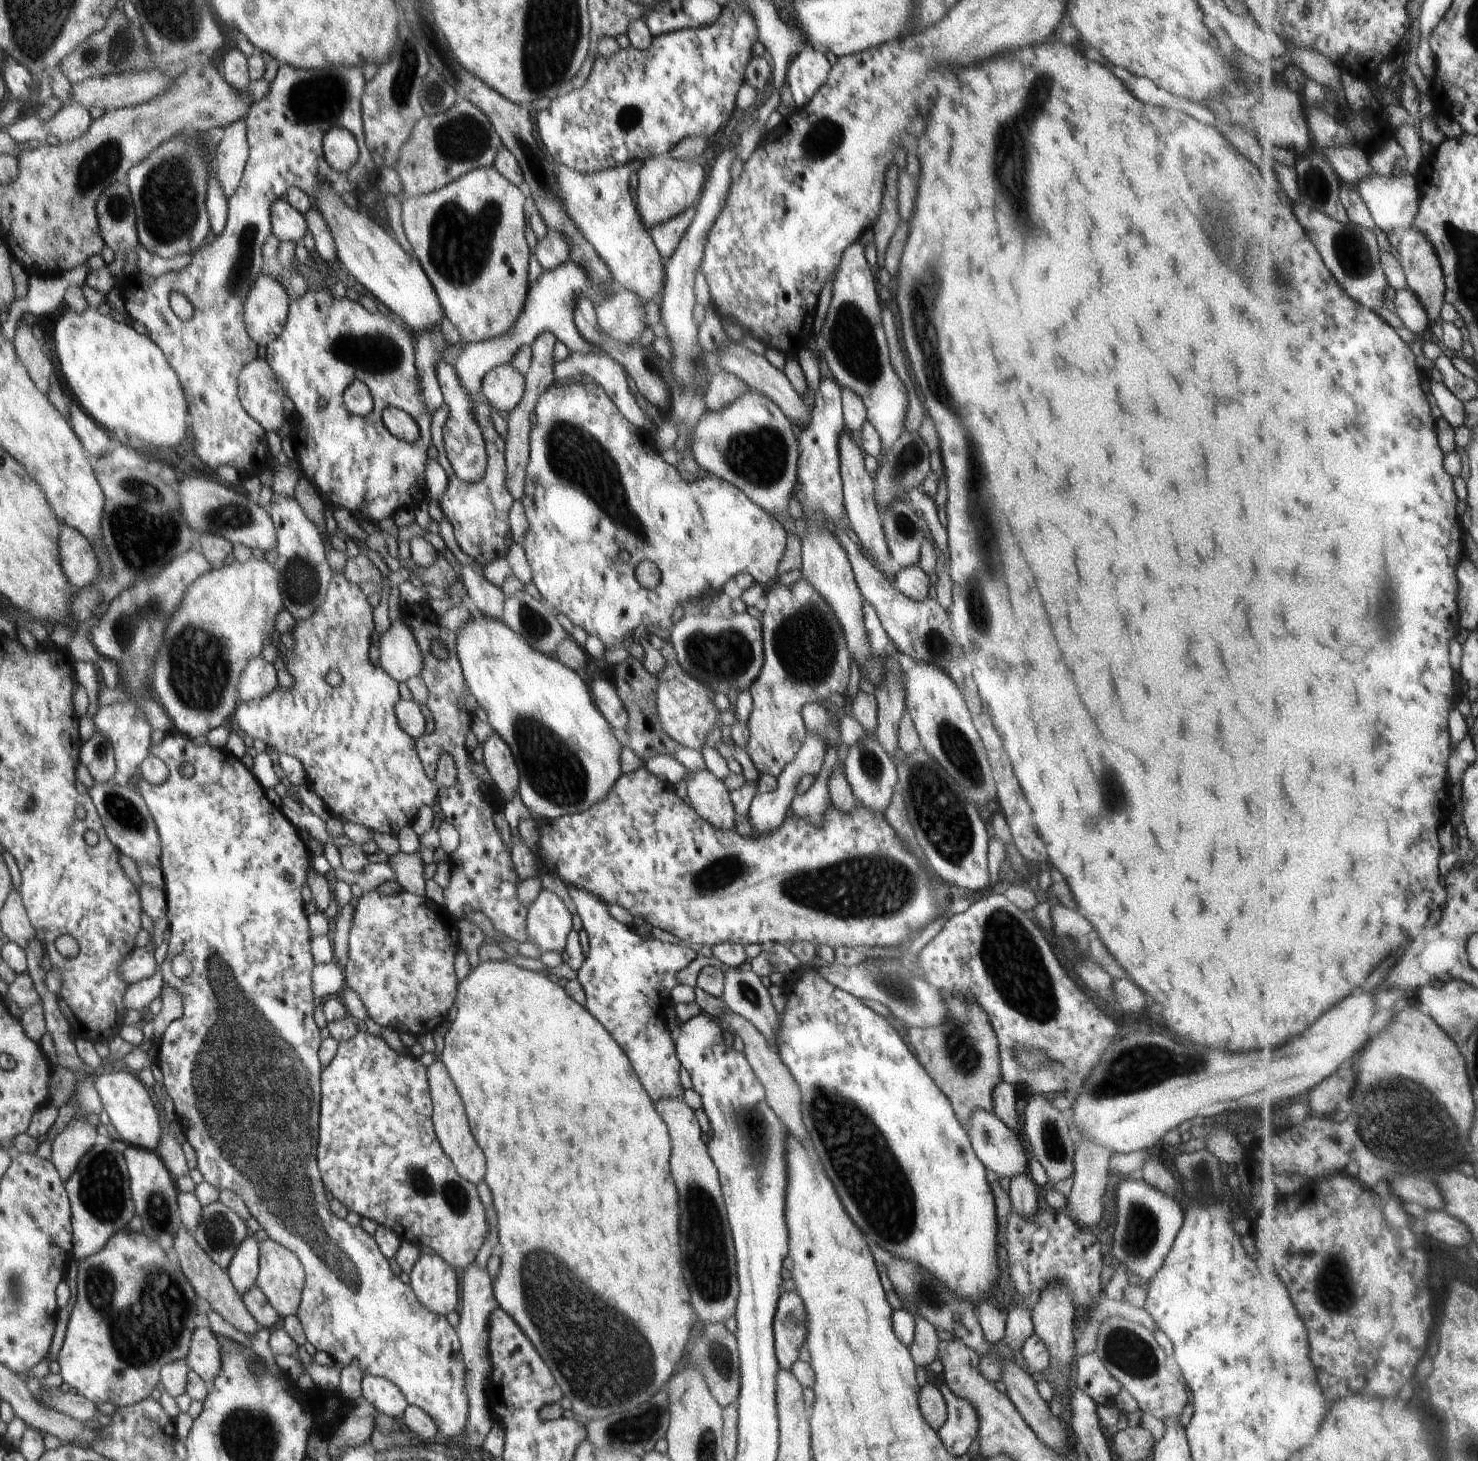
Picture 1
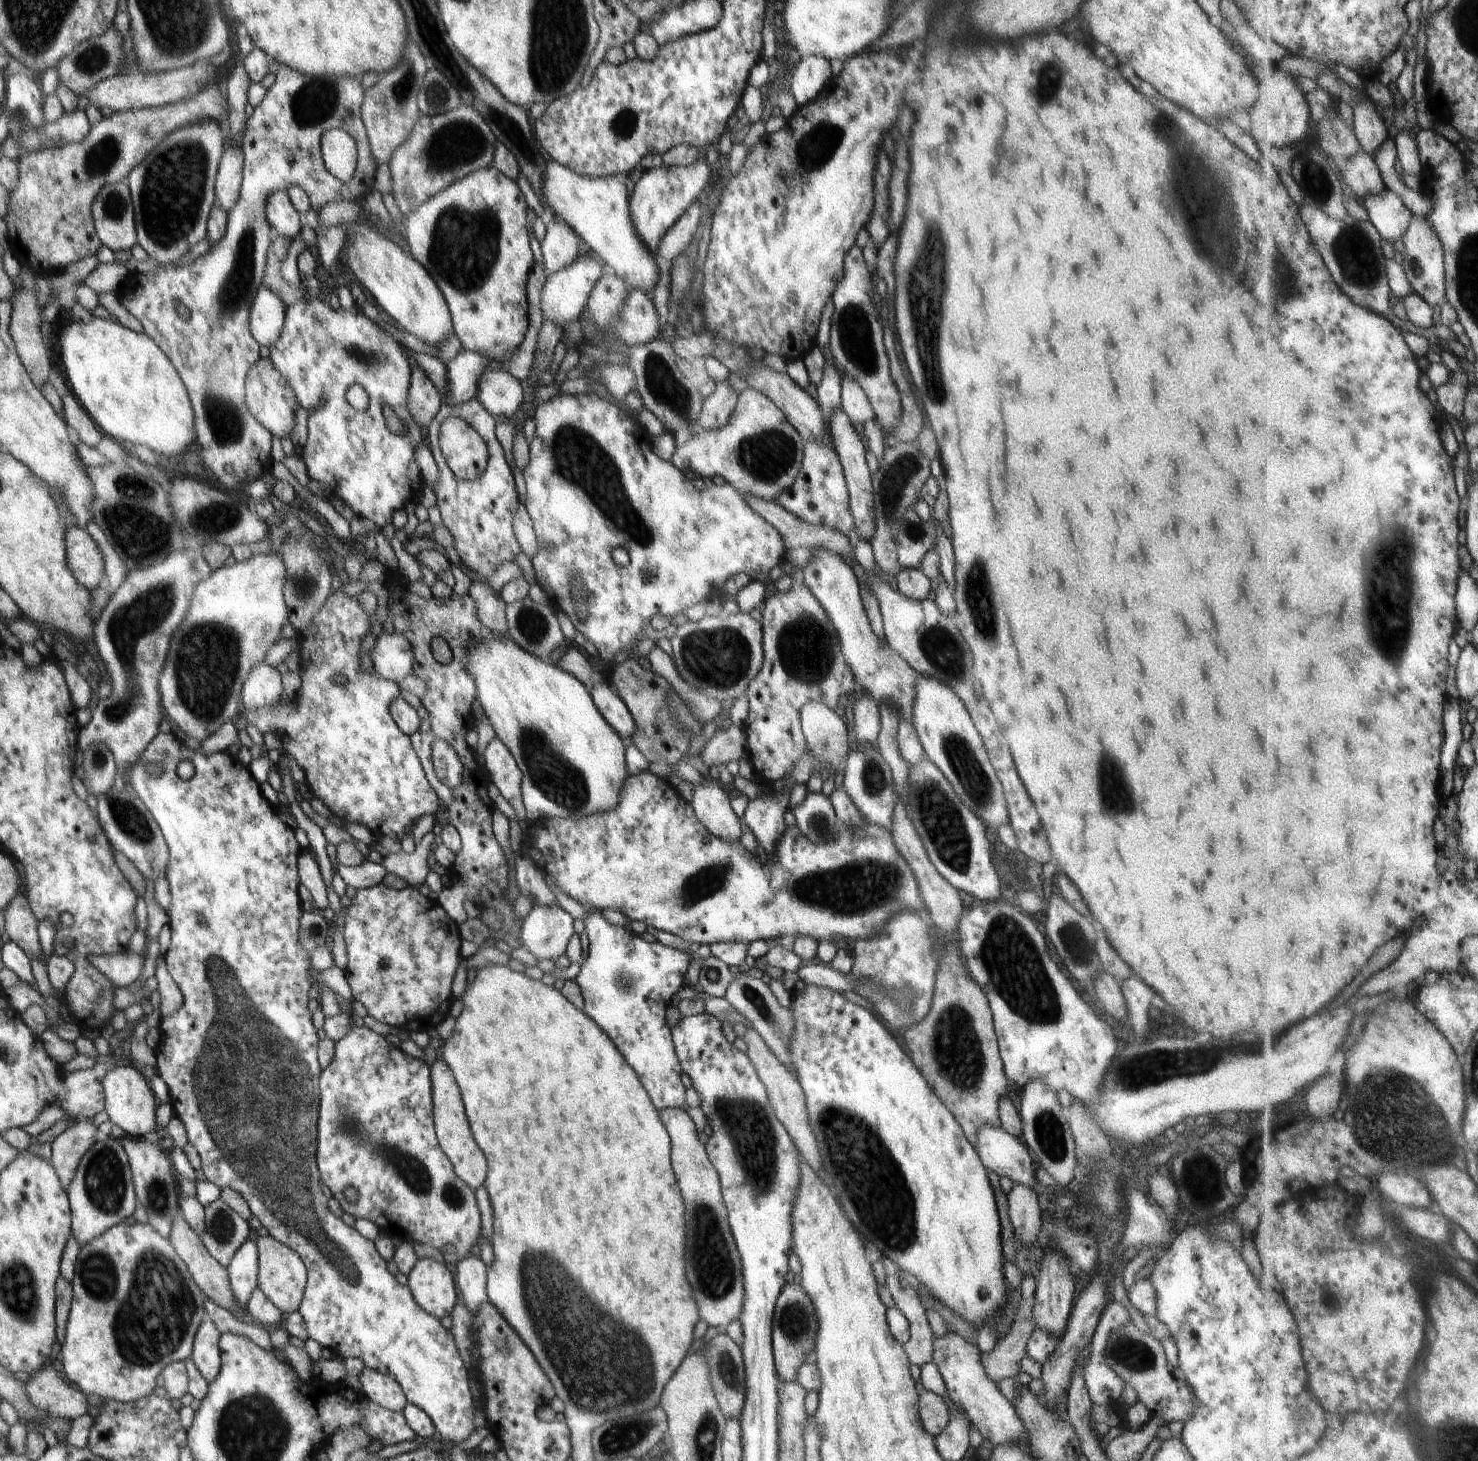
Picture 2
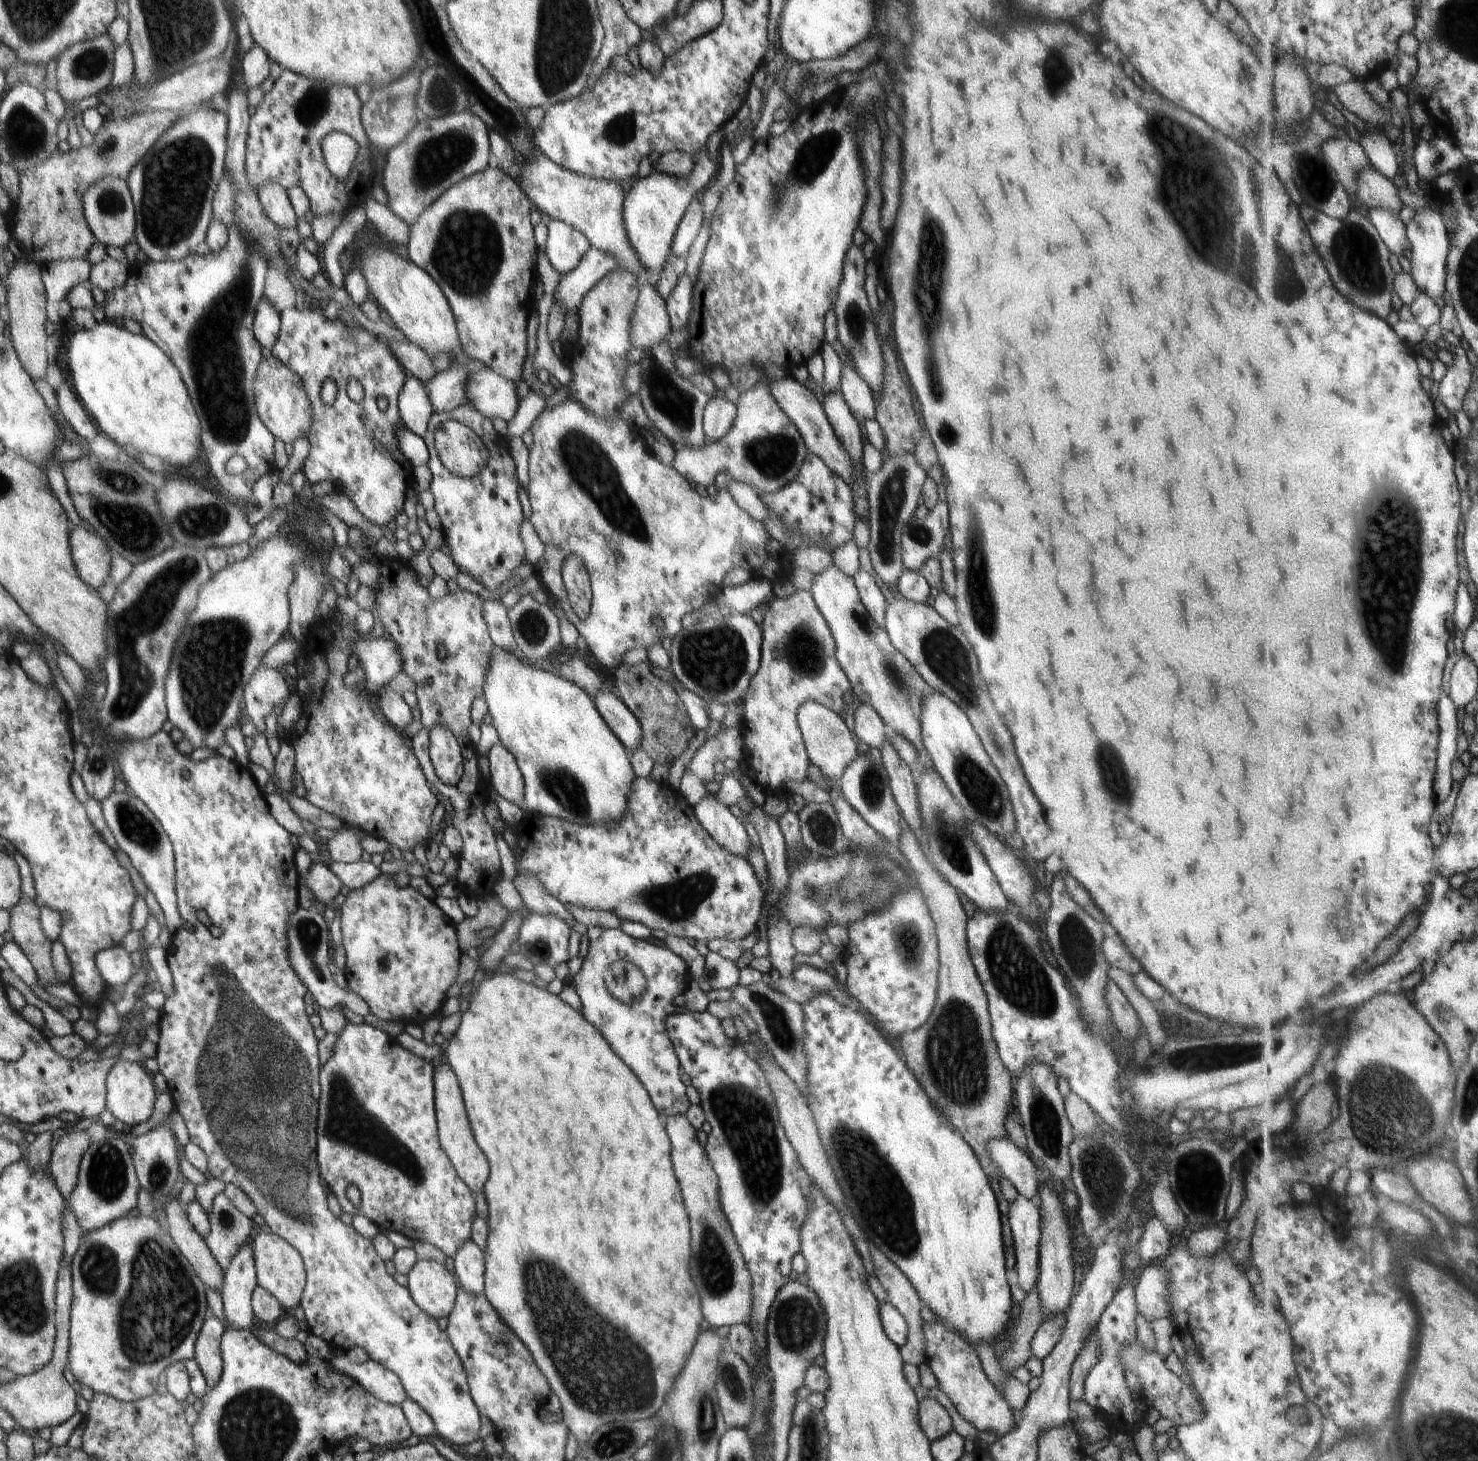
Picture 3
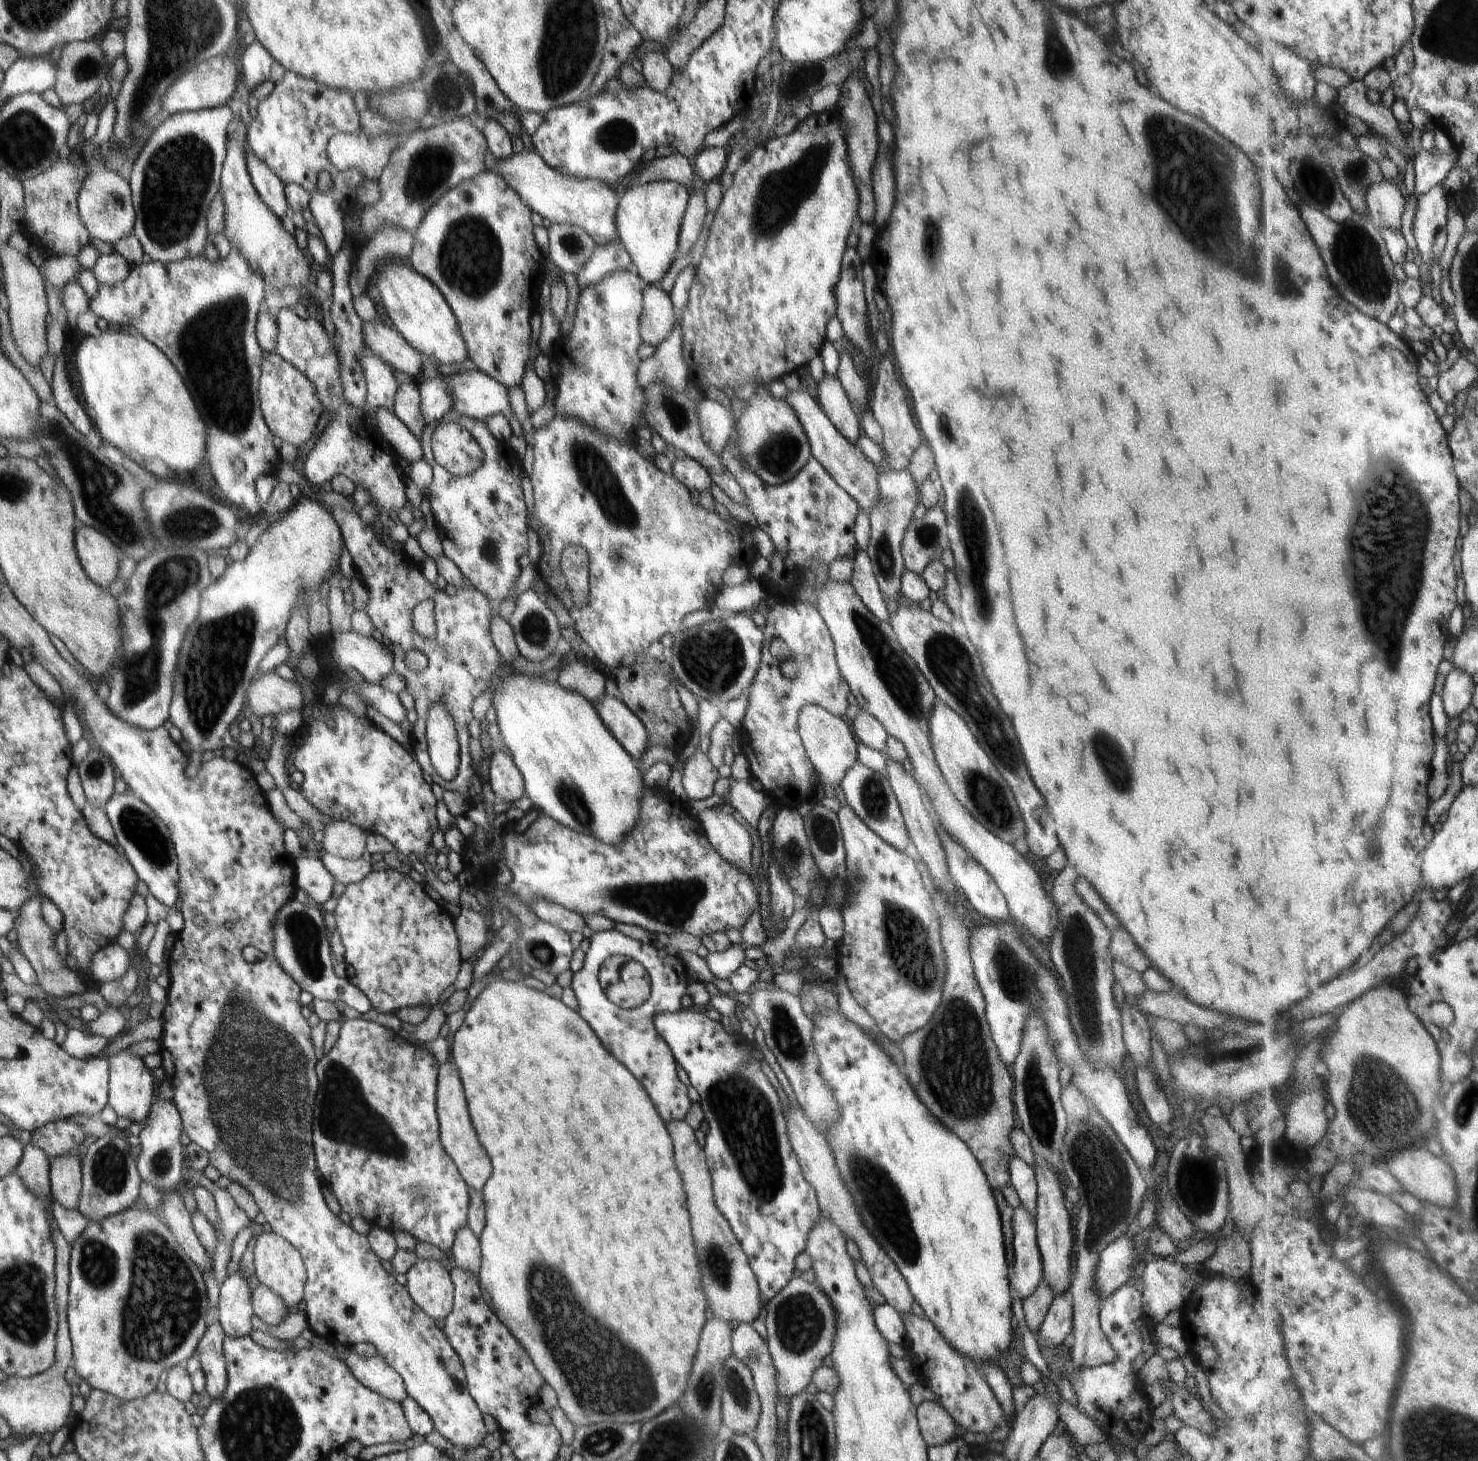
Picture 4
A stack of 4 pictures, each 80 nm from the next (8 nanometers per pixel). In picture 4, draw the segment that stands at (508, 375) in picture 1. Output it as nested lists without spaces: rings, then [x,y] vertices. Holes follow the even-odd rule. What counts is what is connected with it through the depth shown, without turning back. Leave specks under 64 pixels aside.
[[[461,370],[451,376],[441,376],[447,393],[452,399],[452,409],[458,414],[474,417],[475,419],[485,419],[492,415],[503,414],[511,424],[511,431],[514,437],[524,438],[522,427],[512,412],[510,403],[508,402],[508,389],[495,378],[484,374],[478,370]]]

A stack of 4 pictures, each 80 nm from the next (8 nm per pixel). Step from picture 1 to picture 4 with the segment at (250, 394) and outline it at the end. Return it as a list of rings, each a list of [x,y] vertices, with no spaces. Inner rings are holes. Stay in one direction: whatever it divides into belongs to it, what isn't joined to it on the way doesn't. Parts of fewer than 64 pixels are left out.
[[[275,352],[269,353],[261,362],[259,403],[263,419],[273,436],[296,446],[298,450],[310,440],[323,414],[323,406],[312,382],[291,362],[285,361]]]

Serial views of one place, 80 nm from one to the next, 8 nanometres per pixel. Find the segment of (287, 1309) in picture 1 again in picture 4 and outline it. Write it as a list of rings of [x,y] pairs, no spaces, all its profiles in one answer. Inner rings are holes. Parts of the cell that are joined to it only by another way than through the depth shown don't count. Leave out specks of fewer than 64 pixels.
[[[263,1232],[254,1246],[254,1268],[260,1285],[267,1286],[275,1292],[286,1307],[296,1306],[303,1299],[303,1290],[307,1272],[300,1253],[279,1234]]]

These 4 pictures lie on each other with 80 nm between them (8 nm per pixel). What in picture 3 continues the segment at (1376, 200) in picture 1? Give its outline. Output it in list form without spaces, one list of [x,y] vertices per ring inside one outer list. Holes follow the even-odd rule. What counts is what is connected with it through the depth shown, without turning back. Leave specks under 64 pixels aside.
[[[1369,210],[1369,218],[1375,223],[1382,238],[1386,241],[1391,252],[1401,256],[1406,250],[1412,249],[1409,239],[1408,225],[1400,216],[1401,210]]]

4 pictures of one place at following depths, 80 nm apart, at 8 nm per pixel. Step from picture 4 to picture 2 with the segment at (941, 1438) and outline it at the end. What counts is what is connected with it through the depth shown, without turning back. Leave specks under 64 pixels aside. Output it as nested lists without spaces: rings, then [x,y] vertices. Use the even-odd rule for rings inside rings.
[[[925,1389],[919,1396],[919,1414],[924,1429],[928,1430],[928,1433],[934,1438],[946,1428],[948,1418],[950,1418],[943,1398]]]

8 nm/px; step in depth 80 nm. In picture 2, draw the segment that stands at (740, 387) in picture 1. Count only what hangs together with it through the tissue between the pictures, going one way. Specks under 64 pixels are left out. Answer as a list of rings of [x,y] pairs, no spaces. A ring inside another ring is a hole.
[[[727,379],[716,382],[714,392],[703,402],[701,416],[696,418],[696,424],[702,430],[716,430],[716,426],[724,426],[737,402],[738,393],[731,388]]]

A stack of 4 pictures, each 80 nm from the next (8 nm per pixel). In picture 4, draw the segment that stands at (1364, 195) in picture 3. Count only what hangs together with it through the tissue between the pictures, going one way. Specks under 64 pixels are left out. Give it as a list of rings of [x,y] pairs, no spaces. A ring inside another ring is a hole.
[[[1387,179],[1376,186],[1370,186],[1368,206],[1371,208],[1370,218],[1380,227],[1388,227],[1400,231],[1402,216],[1406,212],[1406,196],[1398,186]]]

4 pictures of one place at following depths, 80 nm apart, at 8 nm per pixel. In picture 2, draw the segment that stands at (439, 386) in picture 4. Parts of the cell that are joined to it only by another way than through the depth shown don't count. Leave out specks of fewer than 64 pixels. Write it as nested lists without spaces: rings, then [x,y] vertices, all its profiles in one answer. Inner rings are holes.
[[[463,350],[446,364],[448,390],[441,394],[442,404],[460,405],[476,398],[478,380],[490,364],[488,356]]]

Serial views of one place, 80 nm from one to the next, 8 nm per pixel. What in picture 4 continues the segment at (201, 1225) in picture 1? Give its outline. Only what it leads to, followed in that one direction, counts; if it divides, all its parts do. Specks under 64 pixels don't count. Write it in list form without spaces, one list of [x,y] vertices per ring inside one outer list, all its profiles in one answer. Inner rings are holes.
[[[187,1166],[185,1177],[192,1183],[208,1189],[215,1200],[217,1214],[212,1222],[216,1230],[217,1247],[211,1259],[217,1285],[221,1288],[228,1276],[226,1270],[232,1256],[233,1240],[236,1233],[249,1222],[249,1218],[227,1189],[221,1189],[212,1180],[208,1180],[201,1171],[195,1171]]]

